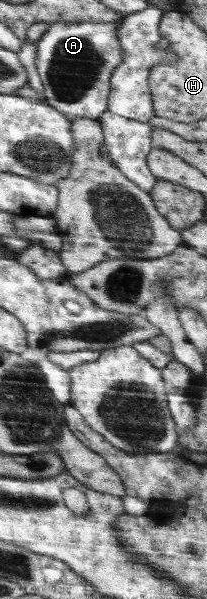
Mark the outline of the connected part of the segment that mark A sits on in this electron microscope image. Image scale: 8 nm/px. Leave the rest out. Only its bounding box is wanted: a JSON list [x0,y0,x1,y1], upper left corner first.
[35,20,122,121]

